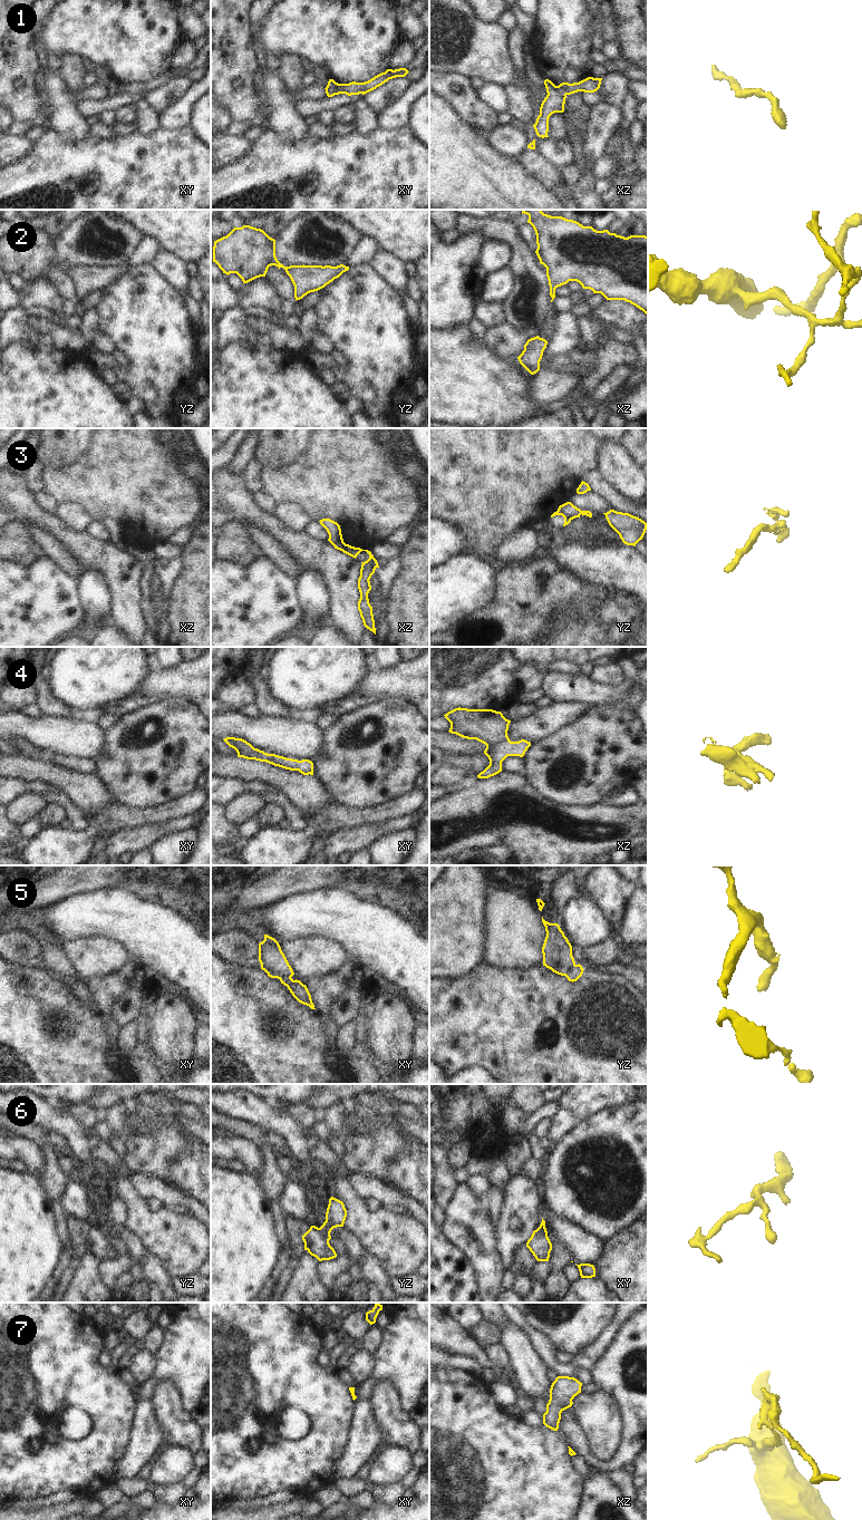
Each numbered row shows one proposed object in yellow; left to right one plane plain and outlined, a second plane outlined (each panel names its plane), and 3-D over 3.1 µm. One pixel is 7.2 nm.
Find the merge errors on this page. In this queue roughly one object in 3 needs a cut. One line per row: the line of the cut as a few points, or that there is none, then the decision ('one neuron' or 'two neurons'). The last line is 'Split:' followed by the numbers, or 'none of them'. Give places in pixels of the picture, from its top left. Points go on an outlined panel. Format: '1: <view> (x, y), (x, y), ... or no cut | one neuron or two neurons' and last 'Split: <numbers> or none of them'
1: no cut | one neuron
2: no cut | one neuron
3: xz (362, 562), (371, 559), (376, 567) | two neurons
4: no cut | one neuron
5: xy (264, 969), (278, 977), (290, 977) | two neurons
6: yz (318, 1228), (328, 1241) | two neurons
7: no cut | one neuron
Split: 3, 5, 6

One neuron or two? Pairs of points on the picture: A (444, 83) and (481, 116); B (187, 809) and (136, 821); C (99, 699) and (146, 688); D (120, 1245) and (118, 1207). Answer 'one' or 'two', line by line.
A: one
B: one
C: two
D: one

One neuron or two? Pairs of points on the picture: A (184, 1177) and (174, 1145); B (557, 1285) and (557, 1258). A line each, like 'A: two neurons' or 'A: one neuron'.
A: two neurons
B: one neuron

